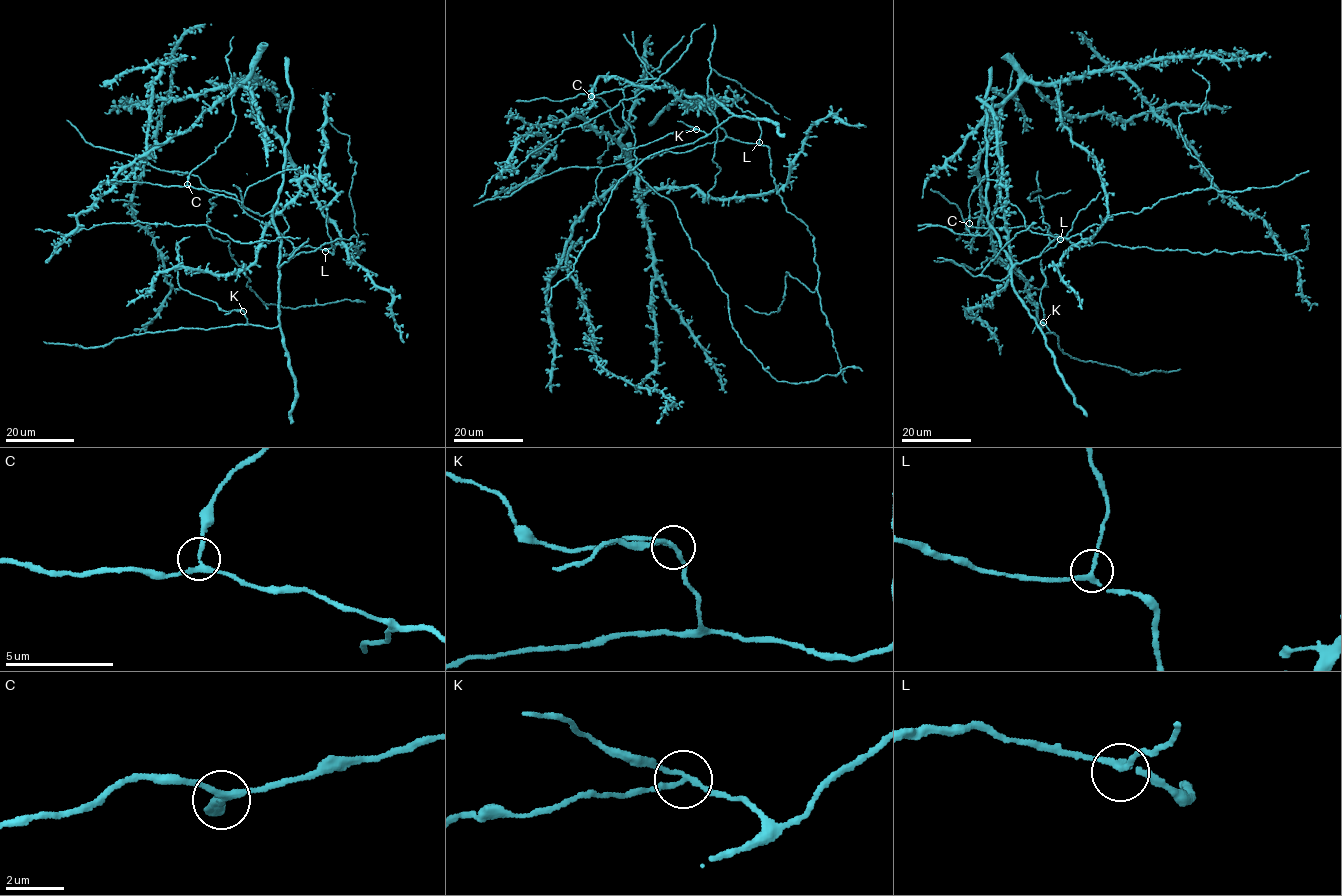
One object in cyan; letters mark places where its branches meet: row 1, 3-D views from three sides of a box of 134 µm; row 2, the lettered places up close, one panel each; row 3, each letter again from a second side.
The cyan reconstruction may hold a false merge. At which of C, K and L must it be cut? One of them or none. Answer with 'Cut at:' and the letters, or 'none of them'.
Cut at: K

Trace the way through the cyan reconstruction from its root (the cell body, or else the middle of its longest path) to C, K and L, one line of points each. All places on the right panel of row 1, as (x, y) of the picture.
C: (1064, 124), (1055, 88), (1022, 82), (1001, 108), (998, 136), (1002, 151), (1001, 161), (969, 197), (970, 224)
K: (1064, 124), (1094, 158), (1109, 217), (1012, 269), (1022, 305), (1044, 335), (1053, 332), (1043, 323)
L: (1064, 124), (1072, 141), (1094, 158), (1109, 217), (1079, 233), (1060, 239)

